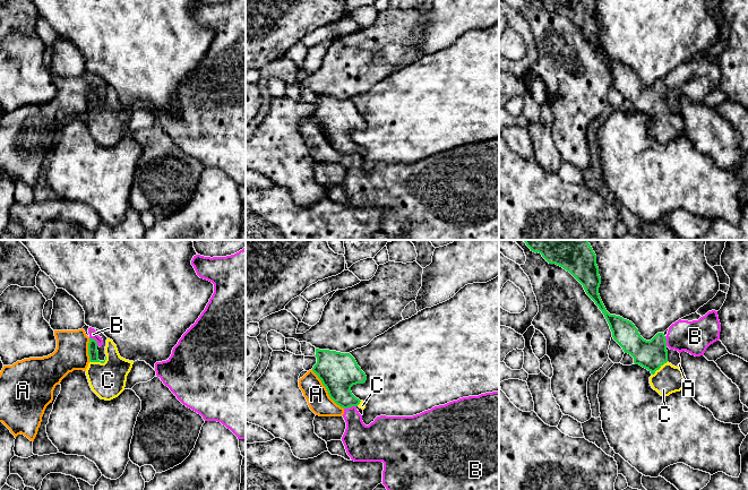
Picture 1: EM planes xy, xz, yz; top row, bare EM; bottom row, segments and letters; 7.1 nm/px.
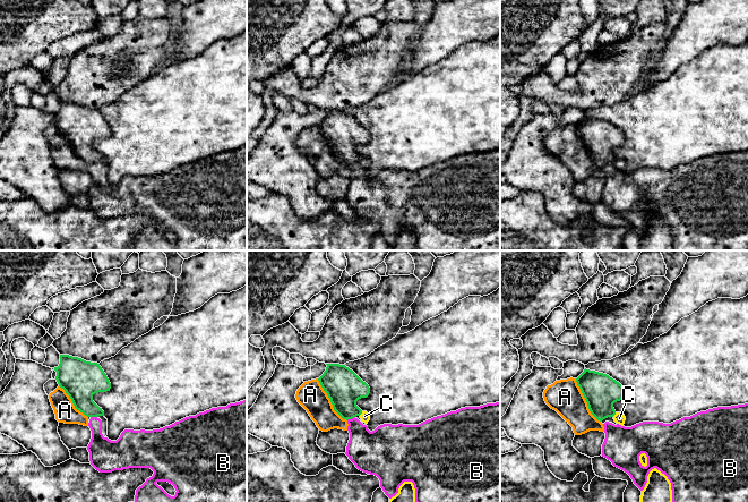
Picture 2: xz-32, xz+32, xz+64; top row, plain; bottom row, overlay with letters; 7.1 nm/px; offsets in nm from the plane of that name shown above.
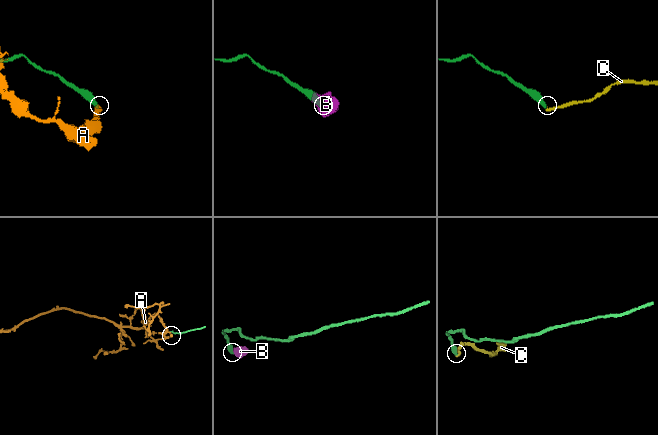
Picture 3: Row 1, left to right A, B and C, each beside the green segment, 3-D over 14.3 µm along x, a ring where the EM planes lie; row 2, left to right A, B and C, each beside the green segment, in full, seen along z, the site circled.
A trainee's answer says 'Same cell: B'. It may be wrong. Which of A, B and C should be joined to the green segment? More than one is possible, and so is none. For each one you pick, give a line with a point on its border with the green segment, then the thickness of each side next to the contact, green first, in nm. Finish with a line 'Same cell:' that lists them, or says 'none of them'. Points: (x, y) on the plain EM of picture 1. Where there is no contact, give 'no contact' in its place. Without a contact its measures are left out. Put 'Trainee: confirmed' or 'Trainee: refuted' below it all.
C: meets green in xy at (100, 108); 70 nm thick on the green side, 260 nm on the other
Same cell: C
Trainee: refuted

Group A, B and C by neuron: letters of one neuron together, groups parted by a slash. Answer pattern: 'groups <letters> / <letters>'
groups A B / C

